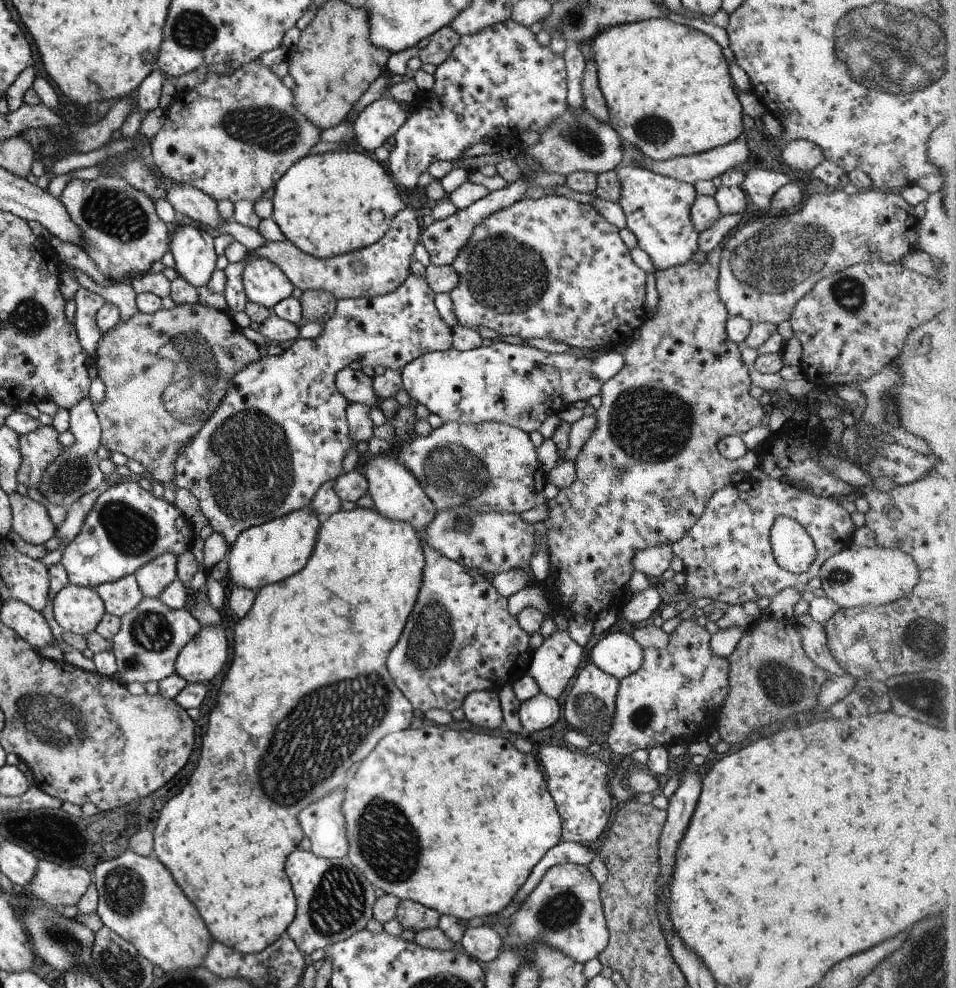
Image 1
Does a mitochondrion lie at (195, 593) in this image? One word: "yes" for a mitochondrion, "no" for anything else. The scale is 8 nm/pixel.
no

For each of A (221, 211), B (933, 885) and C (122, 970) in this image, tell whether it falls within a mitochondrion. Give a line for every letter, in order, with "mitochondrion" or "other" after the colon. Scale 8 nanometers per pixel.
A: other
B: other
C: mitochondrion

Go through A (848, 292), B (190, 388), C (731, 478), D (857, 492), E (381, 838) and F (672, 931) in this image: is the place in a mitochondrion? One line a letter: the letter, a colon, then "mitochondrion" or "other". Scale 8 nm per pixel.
A: mitochondrion
B: mitochondrion
C: other
D: other
E: mitochondrion
F: other

